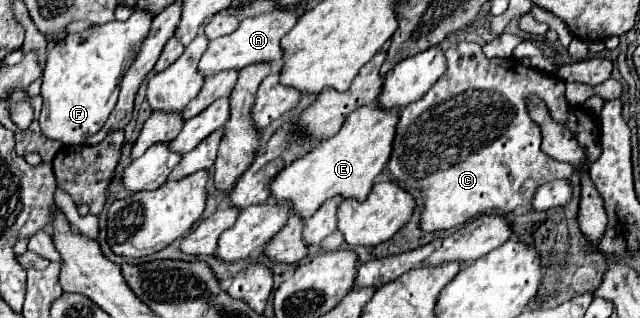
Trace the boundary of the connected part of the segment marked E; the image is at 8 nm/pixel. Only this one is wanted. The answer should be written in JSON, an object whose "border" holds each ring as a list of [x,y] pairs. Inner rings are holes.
{"border":[[[369,105],[355,109],[335,137],[321,141],[313,151],[299,157],[291,165],[285,165],[285,169],[271,183],[271,197],[275,201],[289,201],[293,213],[301,219],[309,219],[331,197],[365,201],[373,187],[373,179],[389,161],[397,117],[399,111],[383,111],[379,107],[371,109]]]}

